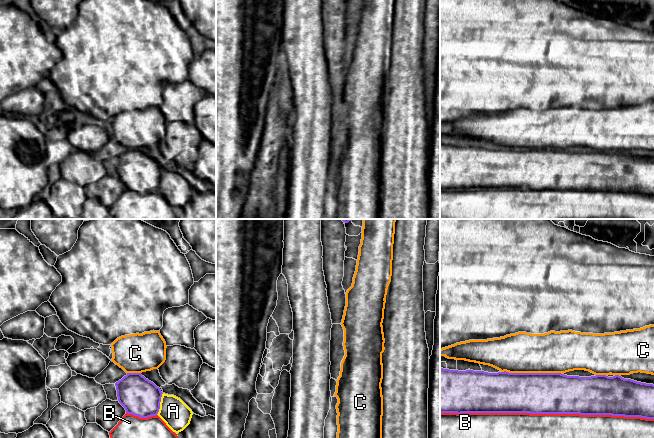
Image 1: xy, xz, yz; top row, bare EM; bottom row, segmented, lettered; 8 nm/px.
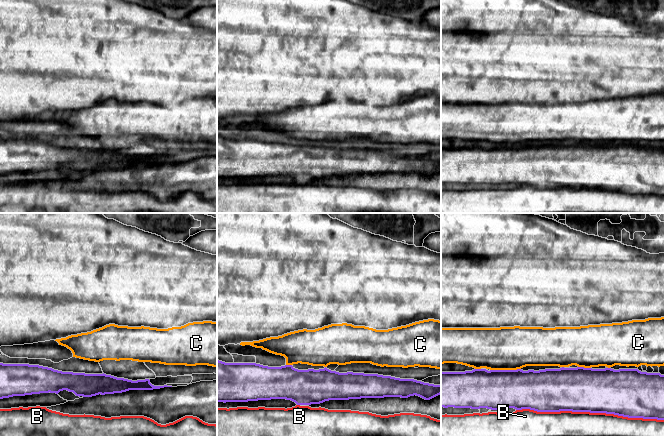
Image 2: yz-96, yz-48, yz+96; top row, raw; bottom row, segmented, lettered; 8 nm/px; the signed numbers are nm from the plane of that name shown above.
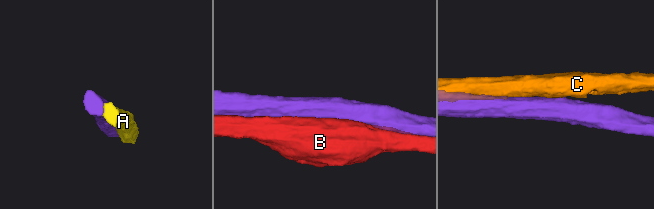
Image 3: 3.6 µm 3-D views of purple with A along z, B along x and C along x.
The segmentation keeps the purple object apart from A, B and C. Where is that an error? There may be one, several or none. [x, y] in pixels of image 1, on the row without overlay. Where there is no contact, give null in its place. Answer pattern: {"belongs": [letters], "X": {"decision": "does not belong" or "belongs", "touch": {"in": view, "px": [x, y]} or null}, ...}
{"belongs": [], "A": {"decision": "does not belong", "touch": {"in": "xy", "px": [159, 180]}}, "B": {"decision": "does not belong", "touch": {"in": "yz", "px": [547, 189]}}, "C": {"decision": "does not belong", "touch": {"in": "yz", "px": [531, 149]}}}

